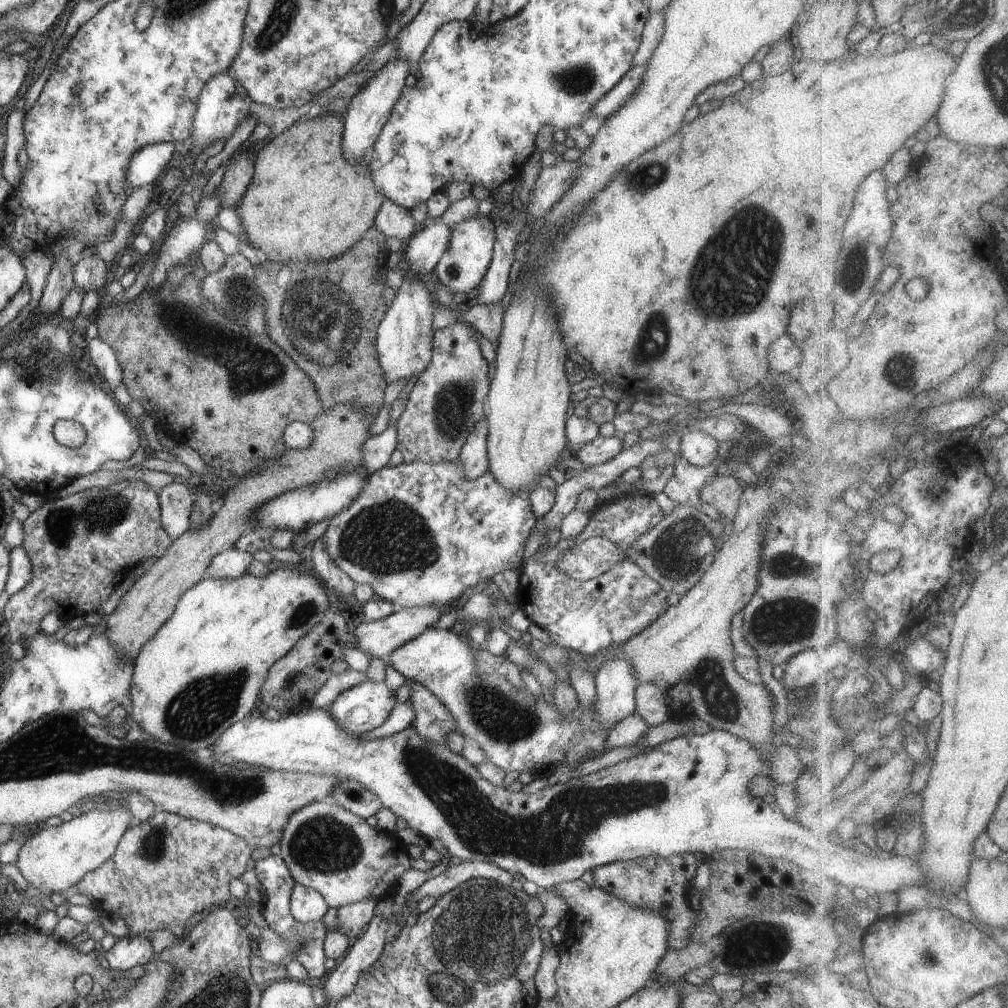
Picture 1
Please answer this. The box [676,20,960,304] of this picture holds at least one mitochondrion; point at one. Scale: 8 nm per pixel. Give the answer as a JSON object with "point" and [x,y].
{"point":[854,268]}

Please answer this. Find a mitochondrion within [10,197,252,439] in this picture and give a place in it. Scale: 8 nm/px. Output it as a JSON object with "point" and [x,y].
{"point":[43,362]}

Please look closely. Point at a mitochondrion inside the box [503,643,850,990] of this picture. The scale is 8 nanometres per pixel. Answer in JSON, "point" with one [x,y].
{"point":[762,944]}

